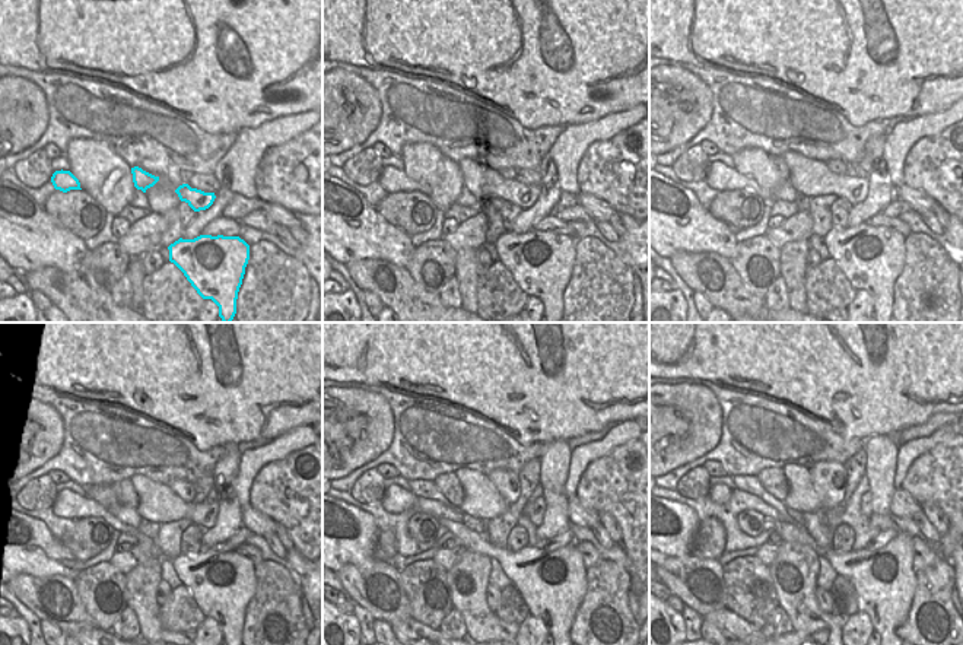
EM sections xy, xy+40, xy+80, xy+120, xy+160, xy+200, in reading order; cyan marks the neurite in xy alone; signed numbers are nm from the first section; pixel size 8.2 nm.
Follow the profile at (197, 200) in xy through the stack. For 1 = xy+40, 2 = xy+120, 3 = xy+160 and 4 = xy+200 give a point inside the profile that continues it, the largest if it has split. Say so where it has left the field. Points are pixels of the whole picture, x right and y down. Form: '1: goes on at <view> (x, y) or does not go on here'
1: goes on at xy+40 (482, 181)
2: goes on at xy+120 (156, 502)
3: goes on at xy+160 (482, 501)
4: goes on at xy+200 (803, 498)

